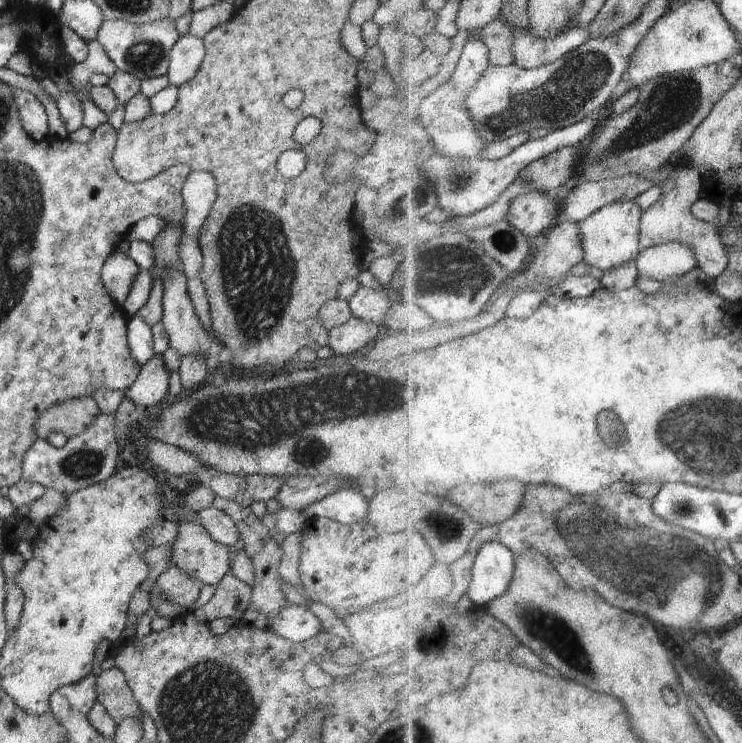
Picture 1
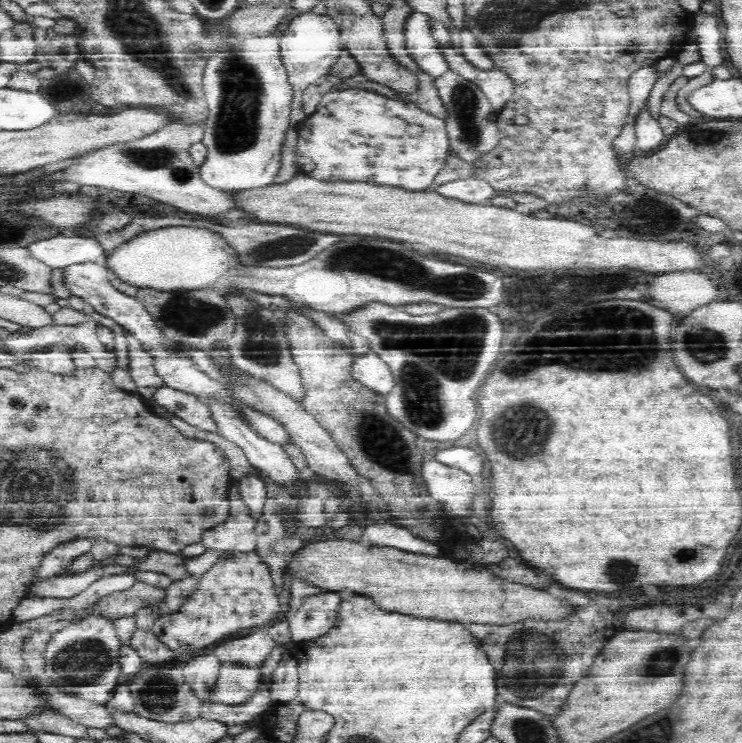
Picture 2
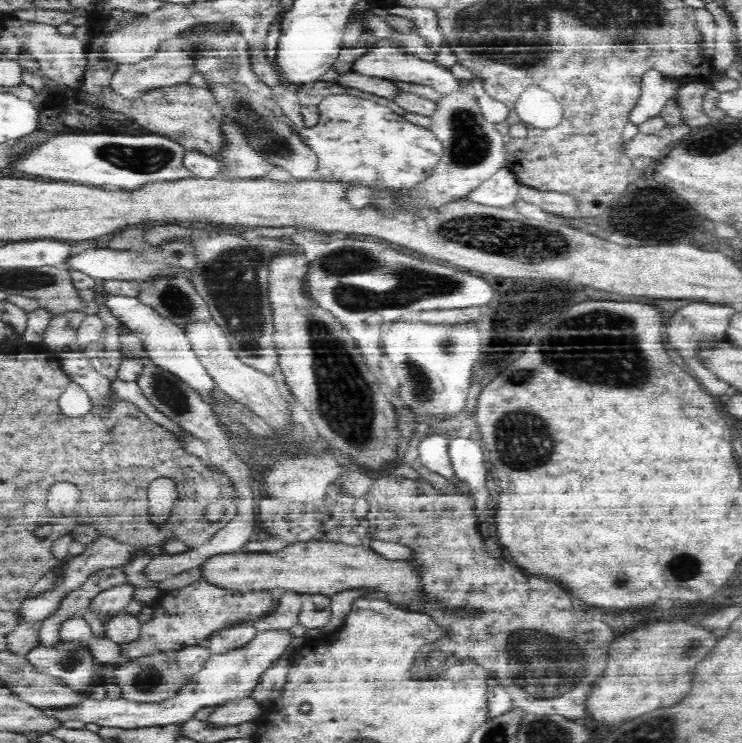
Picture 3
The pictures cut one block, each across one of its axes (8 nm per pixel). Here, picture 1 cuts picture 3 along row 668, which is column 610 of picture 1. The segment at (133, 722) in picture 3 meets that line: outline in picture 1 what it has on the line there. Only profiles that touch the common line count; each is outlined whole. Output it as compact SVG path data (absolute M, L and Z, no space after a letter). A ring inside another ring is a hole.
M624 197L606 204L591 217L579 222L577 225L583 248L583 260L590 266L605 271L640 254L643 249L640 246L643 212L638 200Z

